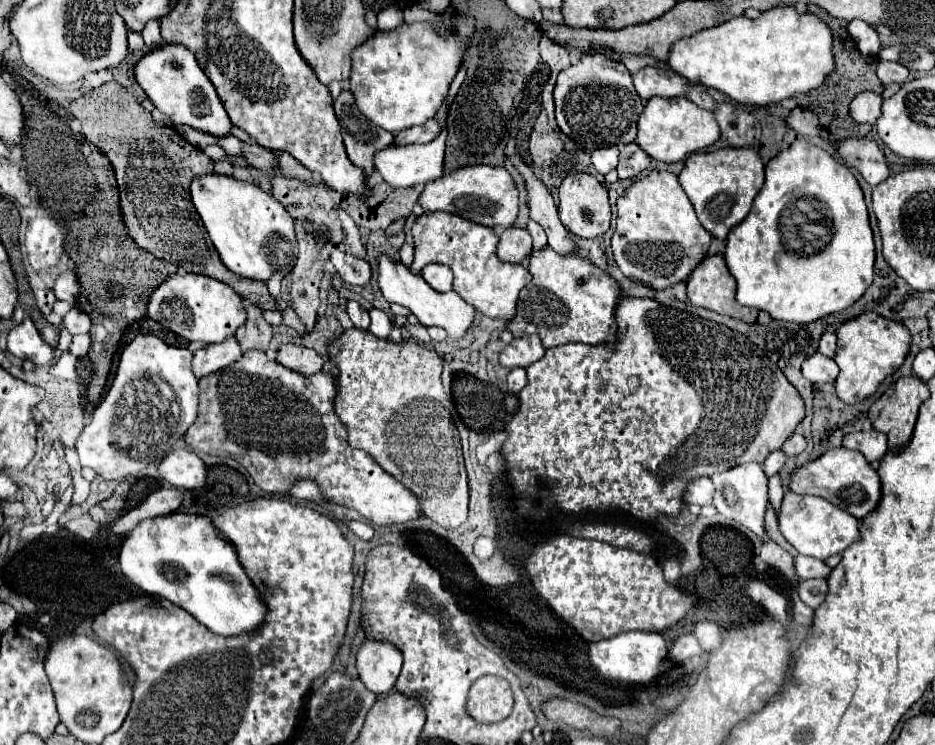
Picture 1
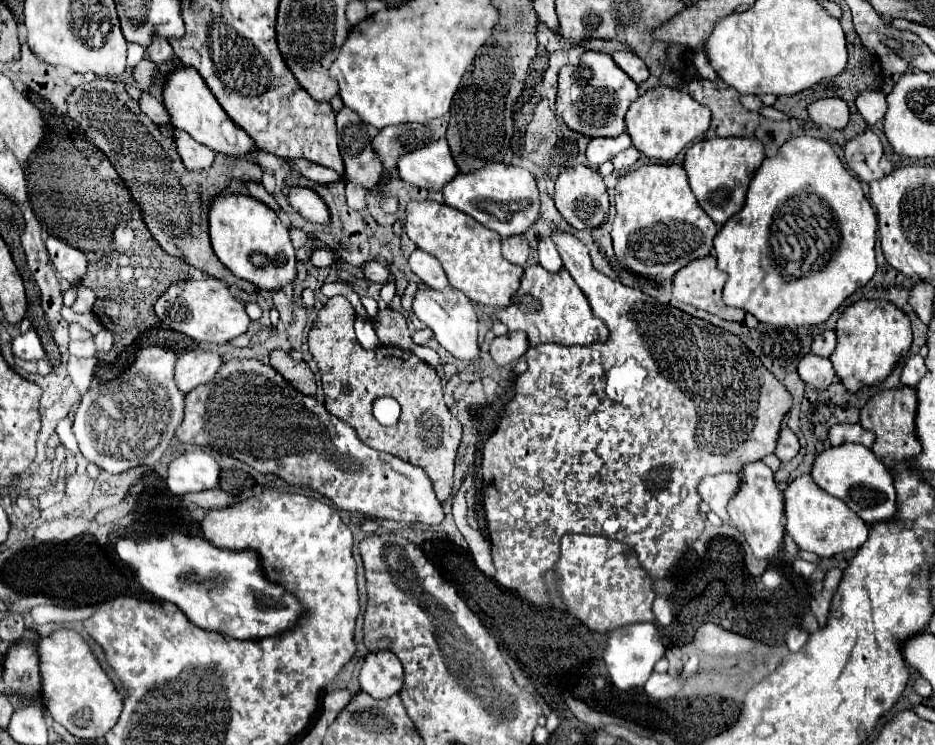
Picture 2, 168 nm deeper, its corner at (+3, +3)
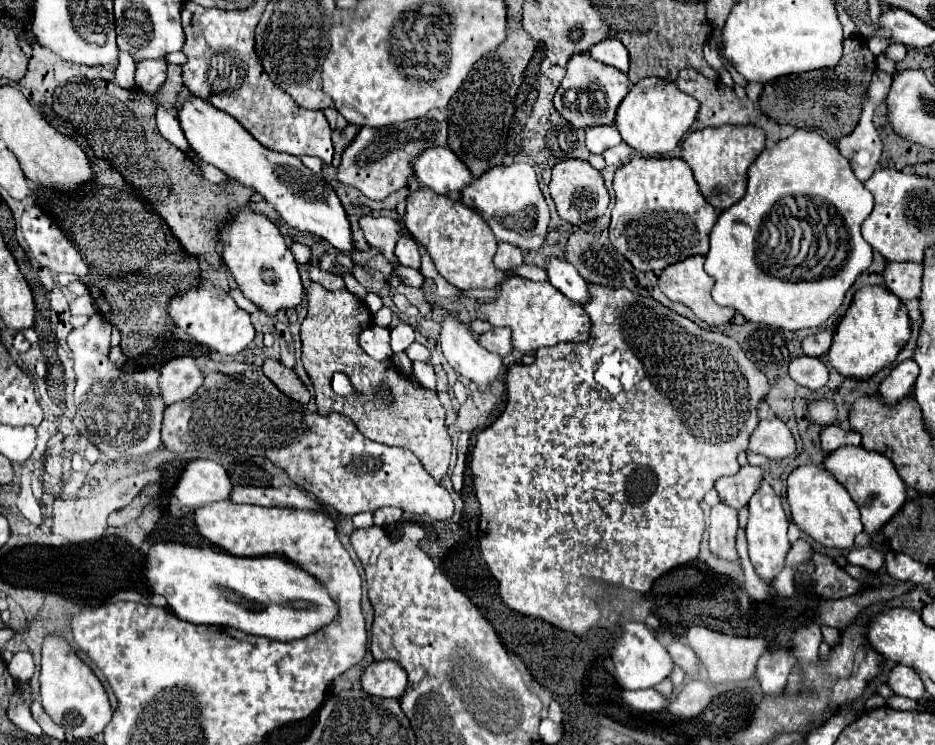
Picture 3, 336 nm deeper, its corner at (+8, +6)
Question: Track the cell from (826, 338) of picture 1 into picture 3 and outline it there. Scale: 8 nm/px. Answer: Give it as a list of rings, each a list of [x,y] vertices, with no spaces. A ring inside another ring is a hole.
[[[822,330],[822,332],[816,332],[808,338],[802,340],[802,348],[804,348],[804,354],[806,356],[814,356],[814,358],[820,358],[822,354],[828,352],[832,344],[832,334],[828,330]]]

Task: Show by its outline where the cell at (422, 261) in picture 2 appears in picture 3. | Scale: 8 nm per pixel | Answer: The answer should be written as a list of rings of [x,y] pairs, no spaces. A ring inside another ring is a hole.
[[[402,236],[398,242],[396,242],[396,256],[398,256],[398,262],[402,266],[410,266],[410,268],[420,268],[420,254],[418,254],[418,244],[412,240],[412,238],[406,238]]]

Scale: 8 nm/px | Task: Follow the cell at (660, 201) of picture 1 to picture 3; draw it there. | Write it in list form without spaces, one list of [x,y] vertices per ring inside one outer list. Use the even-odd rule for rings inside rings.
[[[636,156],[614,174],[614,208],[610,242],[636,270],[660,274],[666,266],[708,252],[708,234],[718,210],[706,204],[692,170],[682,158]]]

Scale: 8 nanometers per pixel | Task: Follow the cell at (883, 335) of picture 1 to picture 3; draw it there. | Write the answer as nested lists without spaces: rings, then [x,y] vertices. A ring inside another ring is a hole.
[[[864,286],[854,294],[850,308],[838,324],[828,350],[830,364],[848,378],[866,380],[890,366],[910,338],[910,316],[904,302],[882,286]]]

